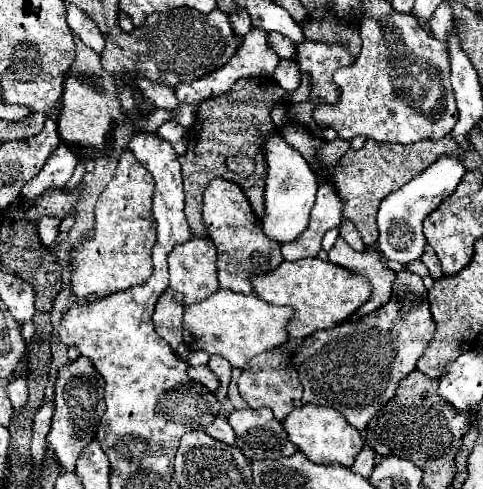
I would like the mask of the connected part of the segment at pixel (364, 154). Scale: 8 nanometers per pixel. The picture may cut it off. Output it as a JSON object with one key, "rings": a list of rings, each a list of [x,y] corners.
{"rings":[[[446,136],[442,140],[422,140],[414,144],[388,144],[388,142],[376,142],[368,138],[360,150],[348,150],[336,166],[324,166],[326,178],[334,184],[336,194],[340,202],[344,204],[344,218],[350,220],[358,232],[362,234],[362,240],[366,246],[372,246],[378,240],[378,226],[376,226],[376,210],[380,202],[406,182],[410,182],[416,174],[426,170],[436,158],[444,154],[454,154],[456,144],[452,142],[452,136]]]}

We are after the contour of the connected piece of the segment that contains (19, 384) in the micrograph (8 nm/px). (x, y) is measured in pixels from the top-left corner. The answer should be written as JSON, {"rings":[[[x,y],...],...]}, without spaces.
{"rings":[[[24,376],[10,380],[8,386],[6,386],[6,392],[8,392],[8,398],[10,398],[14,410],[20,410],[26,404],[26,400],[28,400],[28,390],[26,390]]]}

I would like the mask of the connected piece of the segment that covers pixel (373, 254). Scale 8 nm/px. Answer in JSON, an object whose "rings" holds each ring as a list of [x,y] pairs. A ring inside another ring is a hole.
{"rings":[[[338,238],[334,248],[328,252],[328,260],[336,266],[342,266],[342,268],[366,278],[372,284],[372,294],[370,294],[368,302],[364,302],[364,306],[358,308],[356,316],[360,316],[360,318],[368,316],[390,300],[392,282],[394,282],[396,274],[386,268],[386,264],[382,262],[382,254],[378,250],[368,248],[364,252],[356,252],[348,246],[348,242]]]}

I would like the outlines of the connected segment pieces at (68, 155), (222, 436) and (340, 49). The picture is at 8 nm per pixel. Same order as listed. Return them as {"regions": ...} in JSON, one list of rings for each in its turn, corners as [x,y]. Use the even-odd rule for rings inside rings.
{"regions":[[[[60,142],[60,146],[50,154],[48,162],[40,170],[40,174],[26,182],[26,186],[22,188],[22,196],[28,200],[36,200],[48,188],[66,186],[76,168],[76,162],[78,158],[70,152],[70,148],[64,142]]],[[[218,414],[214,418],[214,422],[208,424],[208,428],[204,428],[204,432],[210,434],[212,438],[224,442],[224,444],[234,444],[234,430],[230,428],[230,424],[228,424],[224,414]]],[[[304,40],[296,44],[294,60],[300,74],[310,76],[310,98],[314,100],[314,104],[336,104],[338,92],[332,80],[332,72],[336,68],[352,66],[354,56],[348,52],[348,48],[344,44]]]]}

